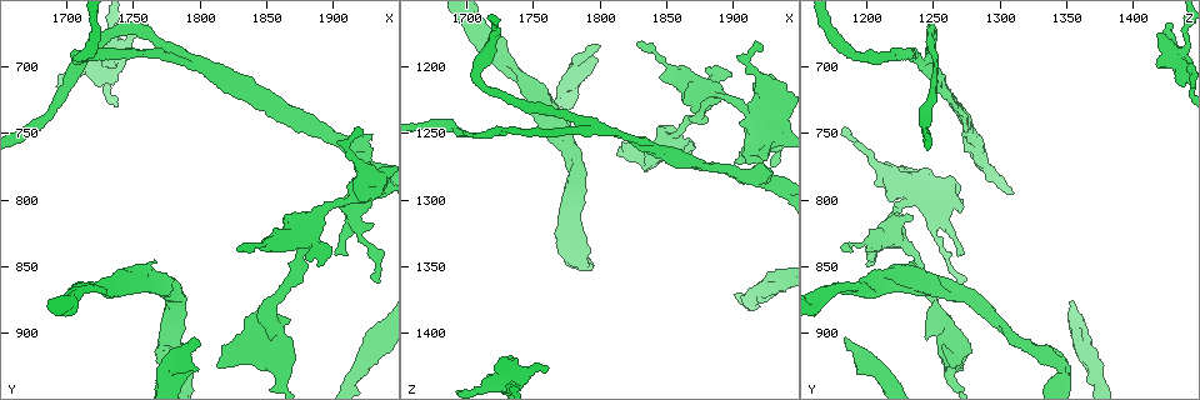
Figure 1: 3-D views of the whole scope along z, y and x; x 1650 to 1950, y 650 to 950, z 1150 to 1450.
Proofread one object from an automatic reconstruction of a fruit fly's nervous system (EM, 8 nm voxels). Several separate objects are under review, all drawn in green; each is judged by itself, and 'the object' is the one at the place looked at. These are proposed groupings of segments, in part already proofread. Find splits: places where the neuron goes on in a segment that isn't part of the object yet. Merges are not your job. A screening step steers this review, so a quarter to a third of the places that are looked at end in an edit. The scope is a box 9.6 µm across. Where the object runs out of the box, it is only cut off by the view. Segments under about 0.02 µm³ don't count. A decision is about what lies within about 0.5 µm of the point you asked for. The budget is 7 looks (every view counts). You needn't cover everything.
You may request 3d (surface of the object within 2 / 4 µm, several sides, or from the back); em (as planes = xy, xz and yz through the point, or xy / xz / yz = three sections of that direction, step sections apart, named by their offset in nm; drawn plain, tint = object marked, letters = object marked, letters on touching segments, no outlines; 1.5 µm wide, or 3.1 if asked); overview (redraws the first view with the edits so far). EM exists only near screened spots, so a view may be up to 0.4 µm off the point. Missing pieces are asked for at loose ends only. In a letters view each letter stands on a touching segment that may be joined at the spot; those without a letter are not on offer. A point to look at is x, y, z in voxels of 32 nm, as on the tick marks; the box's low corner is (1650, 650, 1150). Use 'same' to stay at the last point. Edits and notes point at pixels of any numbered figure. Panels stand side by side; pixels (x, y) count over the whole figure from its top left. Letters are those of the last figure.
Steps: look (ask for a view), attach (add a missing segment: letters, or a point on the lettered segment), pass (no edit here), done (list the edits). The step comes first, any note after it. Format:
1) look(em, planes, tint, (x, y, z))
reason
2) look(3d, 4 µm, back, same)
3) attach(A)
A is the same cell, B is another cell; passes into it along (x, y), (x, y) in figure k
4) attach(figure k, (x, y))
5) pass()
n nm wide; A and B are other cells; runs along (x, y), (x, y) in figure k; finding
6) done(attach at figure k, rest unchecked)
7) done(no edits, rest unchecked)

look(em, planes, letters, (1798, 906, 1184))
an open end

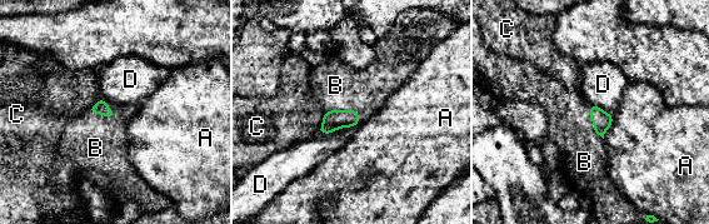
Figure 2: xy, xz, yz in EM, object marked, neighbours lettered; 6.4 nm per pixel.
attach(B)
B is the same cell, A, C and D are other cells; passes into it along (101, 106), (101, 113), (95, 148) in figure 2; the neuron continues

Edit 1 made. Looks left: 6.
look(overview)

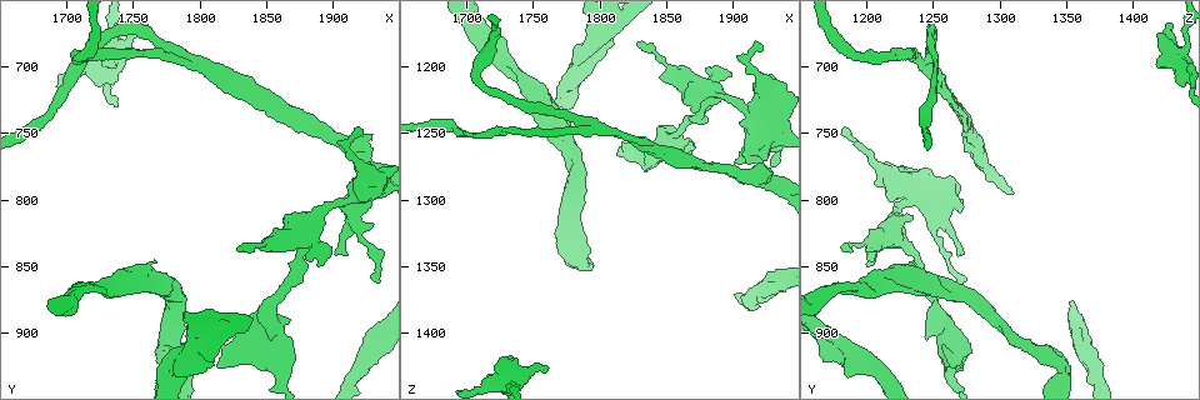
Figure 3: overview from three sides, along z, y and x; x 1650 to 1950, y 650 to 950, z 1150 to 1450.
look(em, planes, letters, (1918, 748, 1180))
tapers out

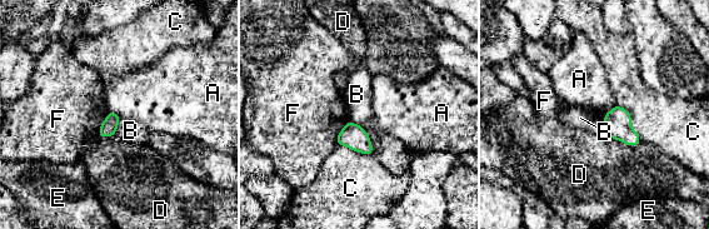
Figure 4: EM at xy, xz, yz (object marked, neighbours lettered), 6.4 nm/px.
pass()
C touches over 280 nm; A, B, C, D, E and F are other cells; border along (120, 118), (114, 134) in figure 4; none of them fits

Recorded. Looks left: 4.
look(em, planes, letters, (1918, 786, 1264))
branch stops here

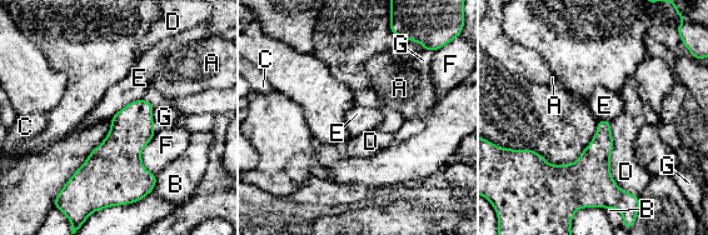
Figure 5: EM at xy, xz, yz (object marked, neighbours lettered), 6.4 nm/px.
pass()
A, B, C, D, E, F and G are other cells; border along (141, 98), (128, 103), (111, 119) in figure 5; no lettered segment goes on from it

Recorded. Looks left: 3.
done(attach at figure 2, rest unchecked)

